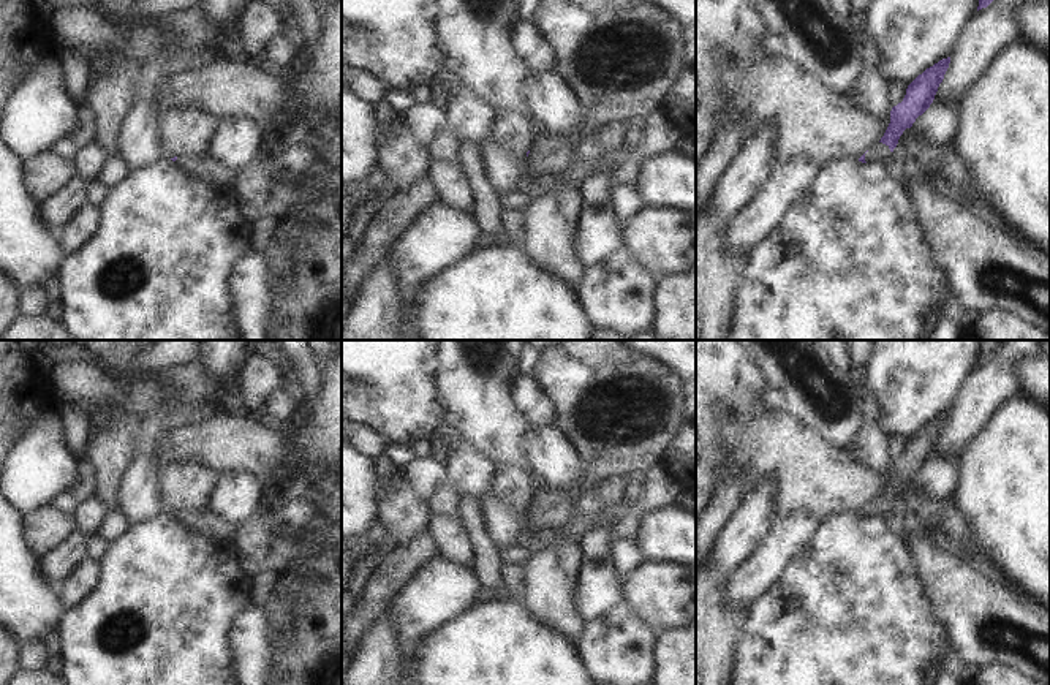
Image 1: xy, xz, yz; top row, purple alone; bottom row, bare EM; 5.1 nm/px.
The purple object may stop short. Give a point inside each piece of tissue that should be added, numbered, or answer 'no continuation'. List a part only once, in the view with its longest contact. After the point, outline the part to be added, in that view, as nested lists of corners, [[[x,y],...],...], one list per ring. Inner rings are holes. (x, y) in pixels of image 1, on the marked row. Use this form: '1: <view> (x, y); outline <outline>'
1: yz (880, 152); outline [[[878,142],[865,153],[865,161],[867,163],[887,163],[887,160],[890,158],[890,153],[892,152],[889,146]]]

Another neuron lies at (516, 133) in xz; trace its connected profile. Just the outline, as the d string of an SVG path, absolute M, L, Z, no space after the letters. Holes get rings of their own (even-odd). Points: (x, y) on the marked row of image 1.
M495 111L489 139L504 146L516 163L523 168L527 152L531 150L538 134L539 130L533 122L517 114Z

